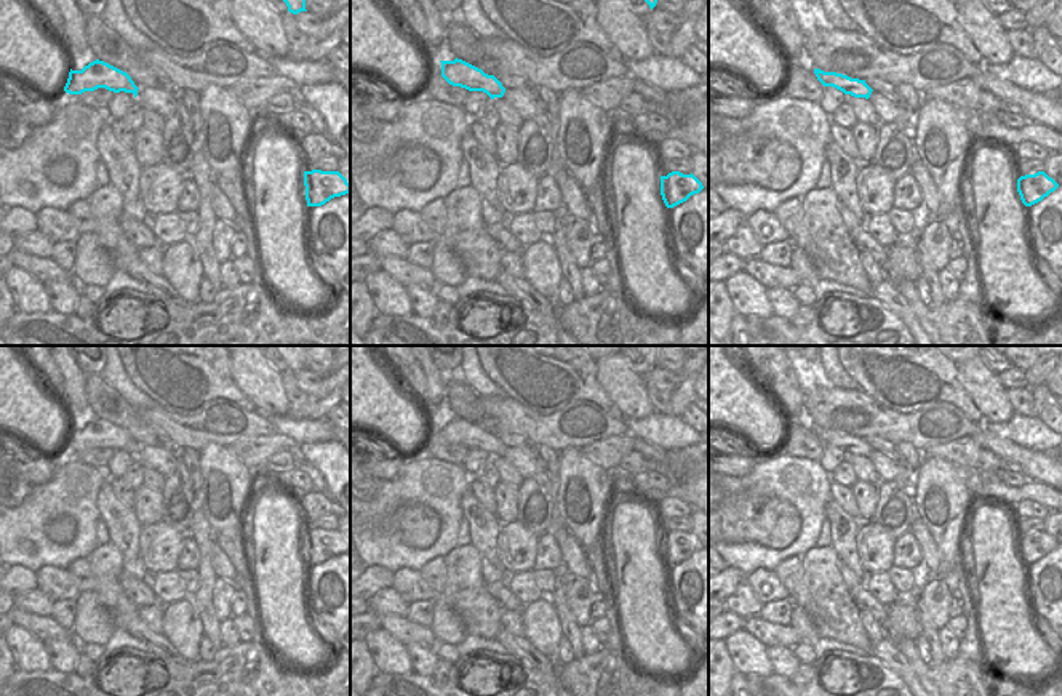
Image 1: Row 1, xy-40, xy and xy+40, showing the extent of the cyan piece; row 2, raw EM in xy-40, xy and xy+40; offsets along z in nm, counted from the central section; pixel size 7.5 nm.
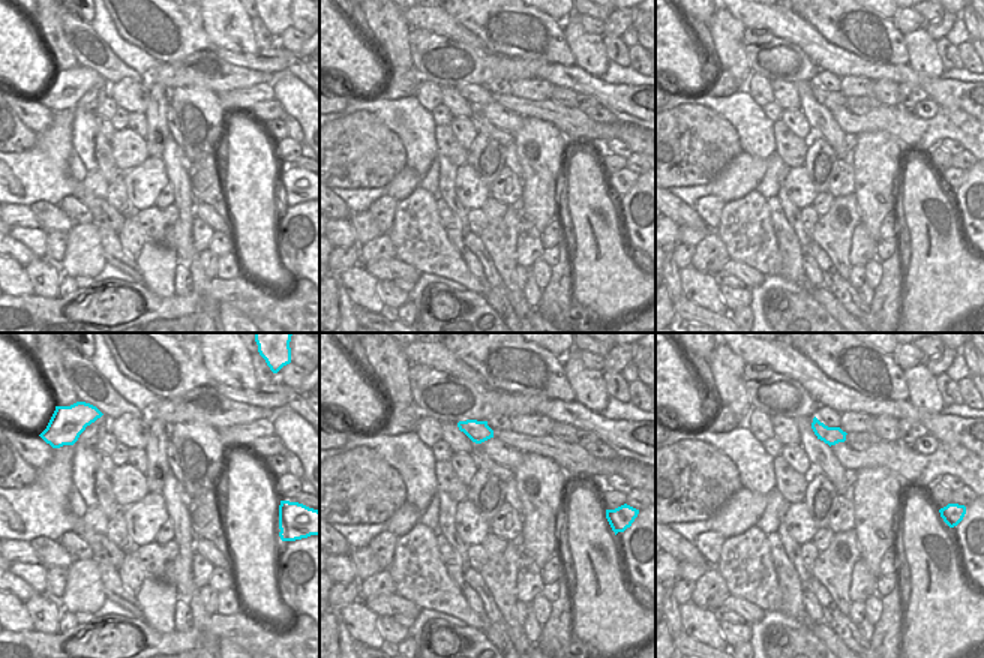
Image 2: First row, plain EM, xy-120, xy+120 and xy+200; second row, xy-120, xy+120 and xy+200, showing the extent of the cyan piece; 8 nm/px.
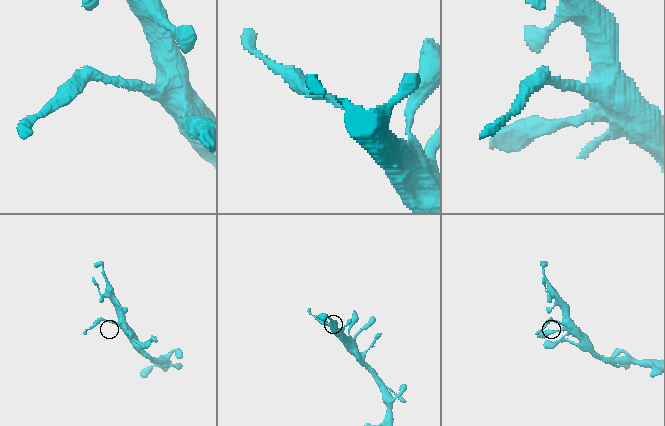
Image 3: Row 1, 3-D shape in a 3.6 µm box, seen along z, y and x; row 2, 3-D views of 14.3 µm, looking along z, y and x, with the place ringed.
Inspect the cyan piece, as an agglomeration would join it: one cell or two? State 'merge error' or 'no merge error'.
merge error

